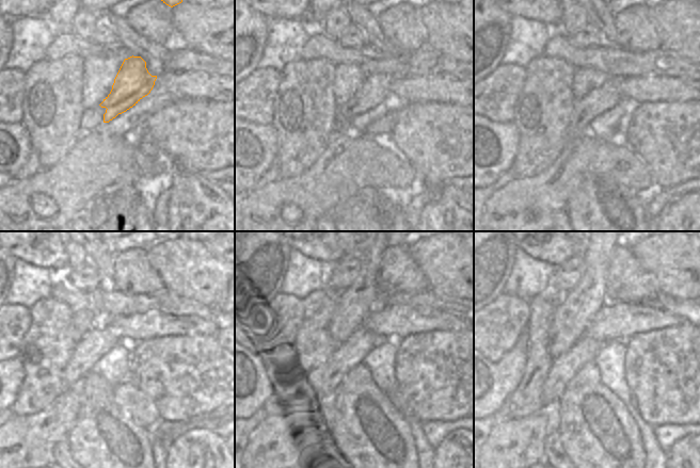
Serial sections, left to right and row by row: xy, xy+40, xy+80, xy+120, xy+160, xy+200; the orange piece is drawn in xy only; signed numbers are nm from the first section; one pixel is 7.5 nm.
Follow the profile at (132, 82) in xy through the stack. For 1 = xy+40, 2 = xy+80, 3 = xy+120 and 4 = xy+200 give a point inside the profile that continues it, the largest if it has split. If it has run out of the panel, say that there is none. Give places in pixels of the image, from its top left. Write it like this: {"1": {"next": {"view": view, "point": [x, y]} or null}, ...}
{"1": {"next": {"view": "xy+40", "point": [376, 86]}}, "2": {"next": {"view": "xy+80", "point": [586, 110]}}, "3": {"next": {"view": "xy+120", "point": [110, 344]}}, "4": {"next": {"view": "xy+200", "point": [566, 366]}}}

